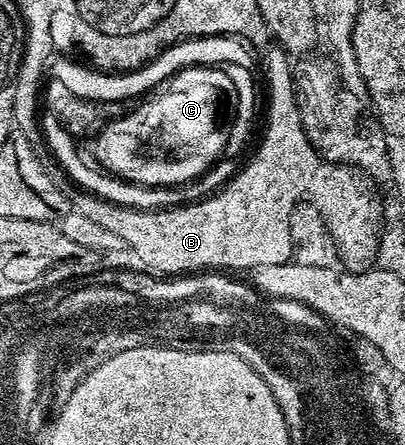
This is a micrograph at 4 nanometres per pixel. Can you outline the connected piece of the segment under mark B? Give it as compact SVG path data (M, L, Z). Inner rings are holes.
M273 48L265 56L265 78L269 81L269 111L265 114L265 135L262 136L253 159L246 166L242 165L220 190L205 196L209 198L203 199L202 202L193 202L190 206L177 206L174 210L157 210L152 214L151 211L145 210L149 208L134 208L128 204L112 206L108 202L110 199L100 193L89 194L93 192L80 185L65 184L61 186L61 191L63 196L67 196L70 207L83 212L83 216L98 222L102 228L115 232L115 236L123 236L126 247L137 253L138 260L142 262L140 265L146 271L158 276L181 276L186 272L205 272L210 268L223 268L219 266L256 272L267 265L290 261L291 237L290 229L286 225L287 211L300 201L310 201L321 206L321 211L327 212L329 224L326 228L332 238L332 249L335 254L337 249L337 254L341 257L340 265L351 273L371 270L374 242L380 237L383 227L372 198L367 196L366 184L363 179L354 178L353 174L337 174L337 166L321 166L321 161L313 154L313 150L308 150L309 141L297 127L297 110L291 108L290 55L280 48Z

